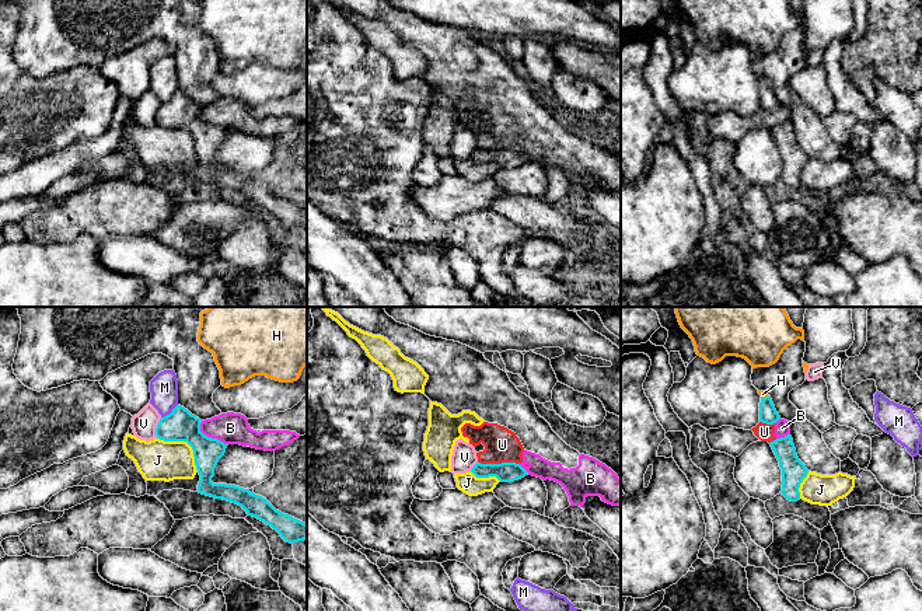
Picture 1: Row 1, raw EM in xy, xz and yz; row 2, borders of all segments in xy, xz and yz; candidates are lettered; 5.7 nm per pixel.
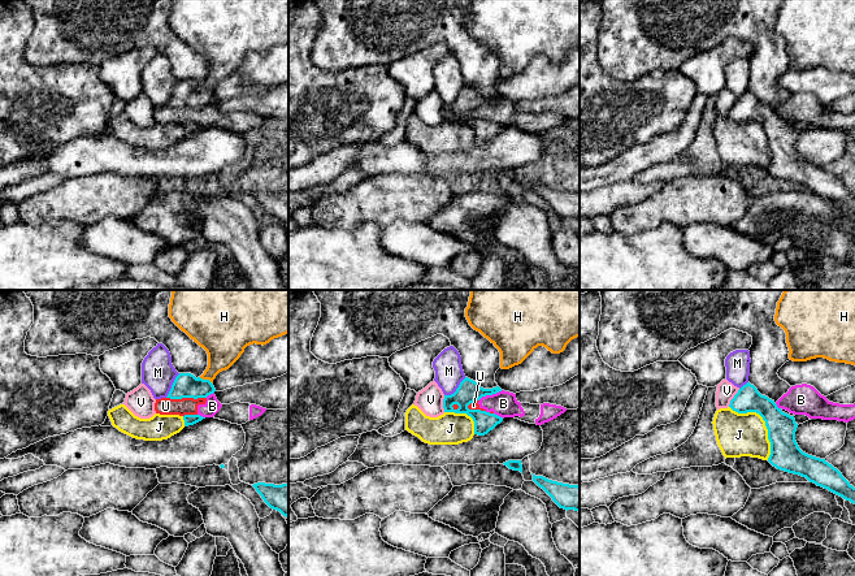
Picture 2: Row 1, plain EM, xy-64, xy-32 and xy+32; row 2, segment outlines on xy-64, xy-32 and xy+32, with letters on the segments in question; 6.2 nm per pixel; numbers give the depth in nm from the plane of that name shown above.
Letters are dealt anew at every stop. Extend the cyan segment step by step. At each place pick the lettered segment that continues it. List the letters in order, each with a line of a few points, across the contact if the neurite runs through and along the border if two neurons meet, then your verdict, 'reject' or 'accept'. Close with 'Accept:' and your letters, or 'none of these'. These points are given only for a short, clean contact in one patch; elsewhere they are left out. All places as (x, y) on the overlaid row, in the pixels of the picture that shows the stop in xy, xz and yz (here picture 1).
B: line xy (201, 421), (201, 430), (205, 435), (216, 437), (226, 444); reject
H: line yz (768, 414), (765, 397), (762, 394); accept
J: reject
M: line xy (177, 404), (161, 418); reject
U: line xz (478, 461), (519, 464); reject
V: line xy (161, 418), (156, 428), (156, 437); reject
Accept: H

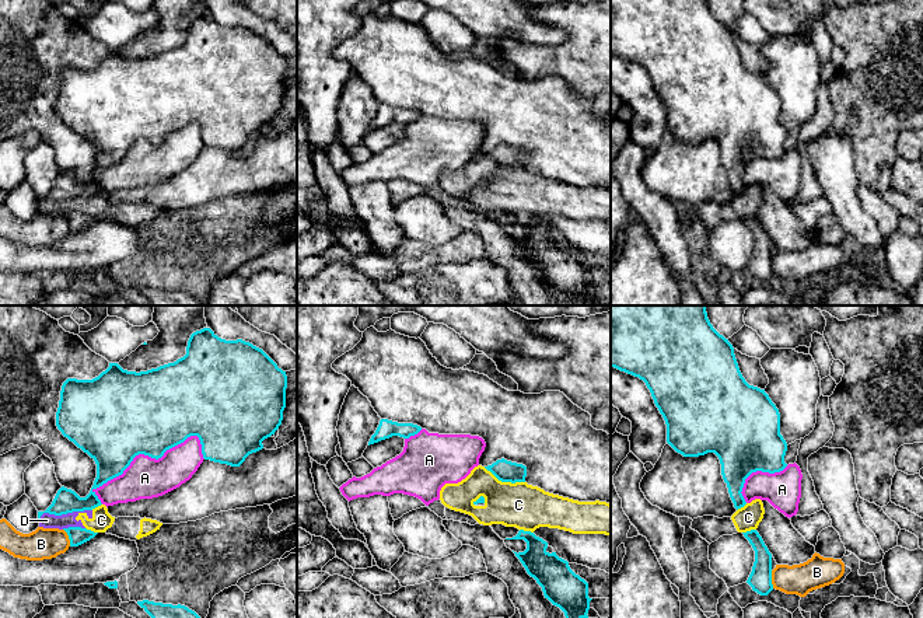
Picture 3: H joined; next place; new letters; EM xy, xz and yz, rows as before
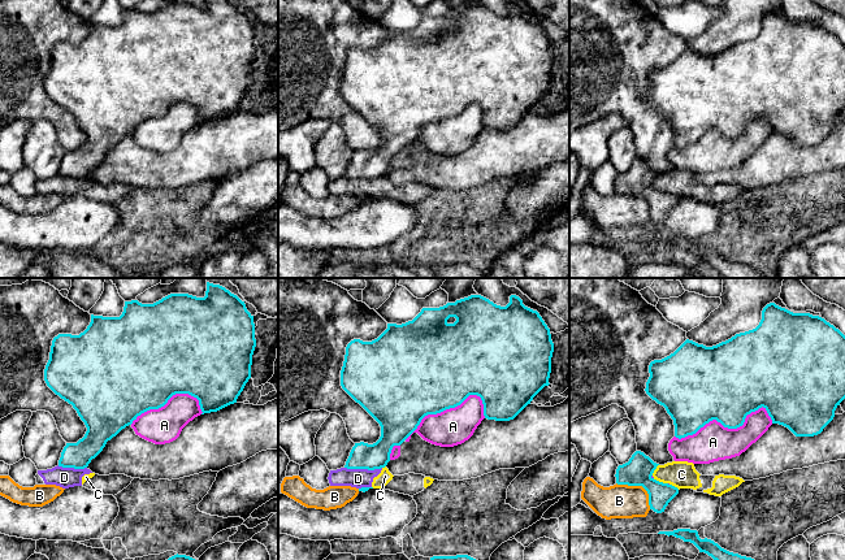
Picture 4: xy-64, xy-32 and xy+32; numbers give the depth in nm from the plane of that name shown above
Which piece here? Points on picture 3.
A: reject
B: reject
C: reject
D: line xy (91, 509), (60, 514), (44, 513), (38, 522); reject
Accept: none of these

